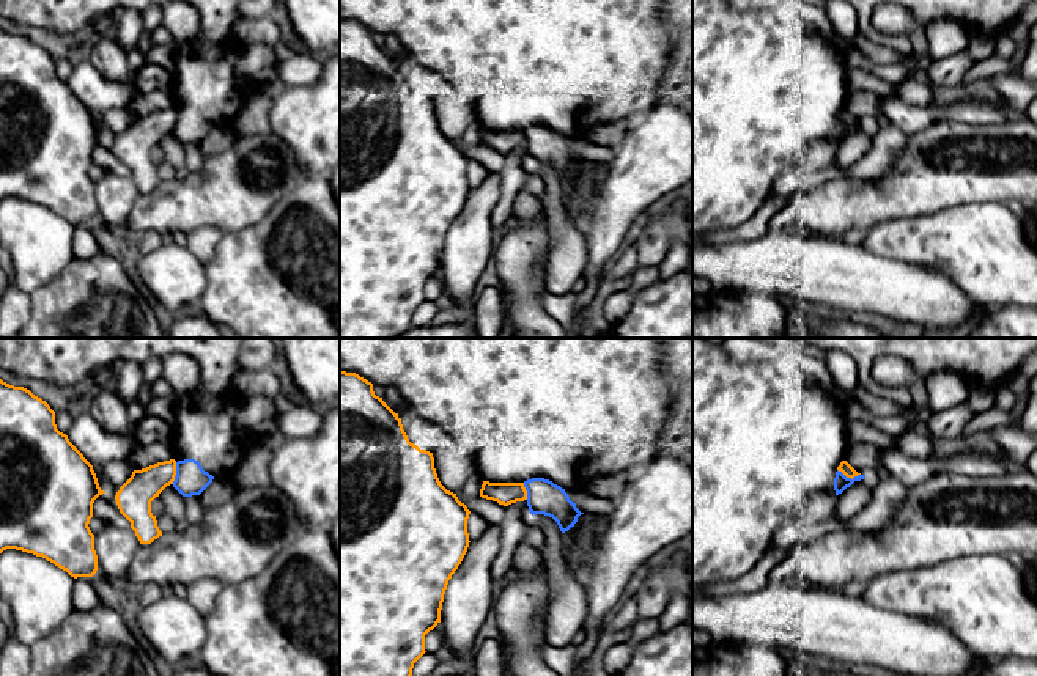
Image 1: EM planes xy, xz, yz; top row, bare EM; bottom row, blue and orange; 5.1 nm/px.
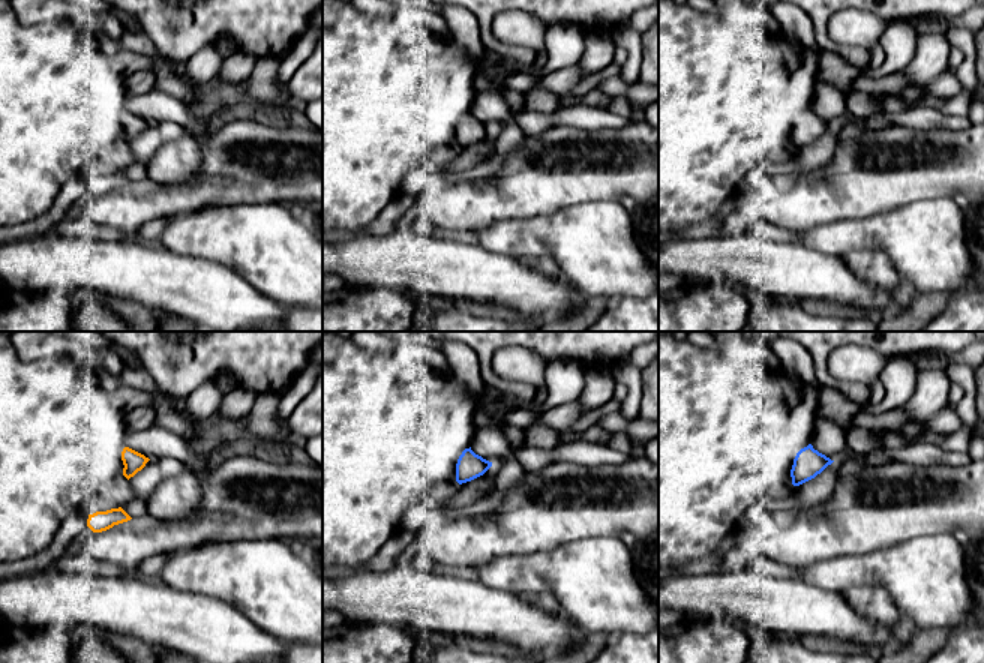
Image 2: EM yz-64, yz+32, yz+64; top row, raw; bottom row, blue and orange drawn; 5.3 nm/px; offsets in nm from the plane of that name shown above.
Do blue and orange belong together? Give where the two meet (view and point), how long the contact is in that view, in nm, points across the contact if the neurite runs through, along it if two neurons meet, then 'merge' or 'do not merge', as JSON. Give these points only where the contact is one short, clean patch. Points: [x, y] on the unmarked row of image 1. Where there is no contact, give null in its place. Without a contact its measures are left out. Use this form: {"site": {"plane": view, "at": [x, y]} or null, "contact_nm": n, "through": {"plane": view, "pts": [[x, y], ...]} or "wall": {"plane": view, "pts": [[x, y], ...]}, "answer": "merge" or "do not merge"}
{"site": {"plane": "yz", "at": [848, 126]}, "contact_nm": 120, "wall": {"plane": "yz", "pts": [[837, 117], [852, 126], [859, 123]]}, "answer": "do not merge"}

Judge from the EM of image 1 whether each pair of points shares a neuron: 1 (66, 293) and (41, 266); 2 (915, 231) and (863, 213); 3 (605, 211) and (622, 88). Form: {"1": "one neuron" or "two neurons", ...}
{"1": "two neurons", "2": "two neurons", "3": "two neurons"}

